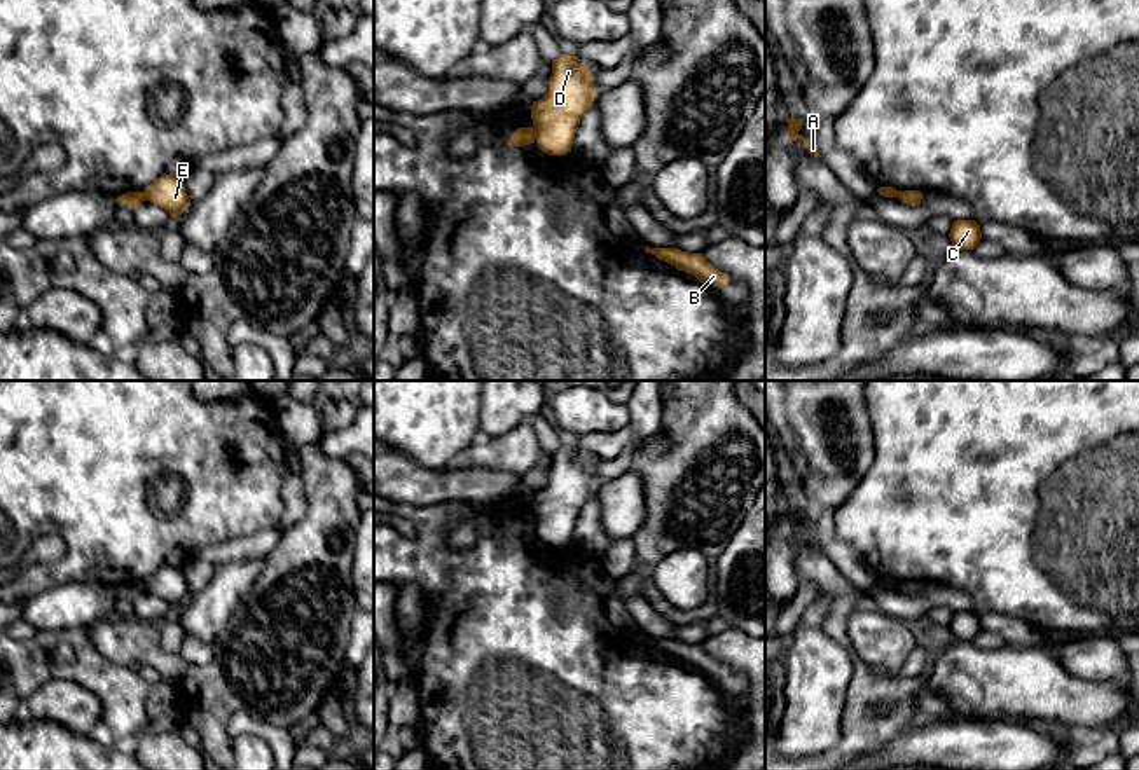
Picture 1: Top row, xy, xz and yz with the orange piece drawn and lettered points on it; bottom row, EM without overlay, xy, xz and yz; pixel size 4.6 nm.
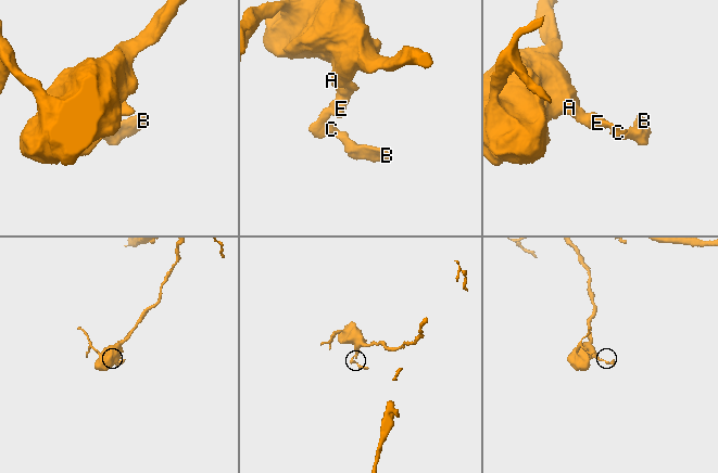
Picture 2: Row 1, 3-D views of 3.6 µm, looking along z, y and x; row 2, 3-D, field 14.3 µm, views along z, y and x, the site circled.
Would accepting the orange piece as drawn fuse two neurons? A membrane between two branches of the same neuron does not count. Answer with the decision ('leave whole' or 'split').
split

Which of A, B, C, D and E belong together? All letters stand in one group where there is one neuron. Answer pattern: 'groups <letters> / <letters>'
groups A D E / B C

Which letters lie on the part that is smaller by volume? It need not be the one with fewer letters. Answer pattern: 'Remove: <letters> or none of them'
Remove: B, C

